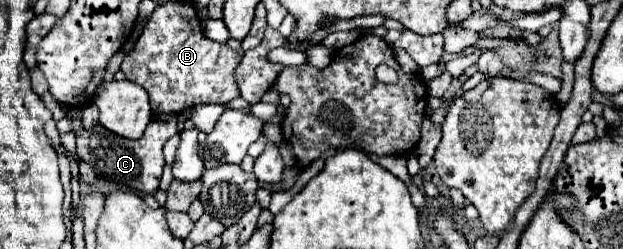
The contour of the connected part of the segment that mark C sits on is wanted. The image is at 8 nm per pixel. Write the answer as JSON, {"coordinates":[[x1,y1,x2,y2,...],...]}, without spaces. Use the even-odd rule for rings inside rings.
{"coordinates":[[159,114,147,126,143,138,127,140,121,138,103,126,95,126,93,130,81,130,77,134,77,156,85,160,97,174,99,180,111,180,113,184,101,184,103,192,107,194,113,188,119,190,133,190,141,194,153,194,159,188,161,172,165,166,163,160,163,144,175,136,177,130,177,116,175,114]]}

